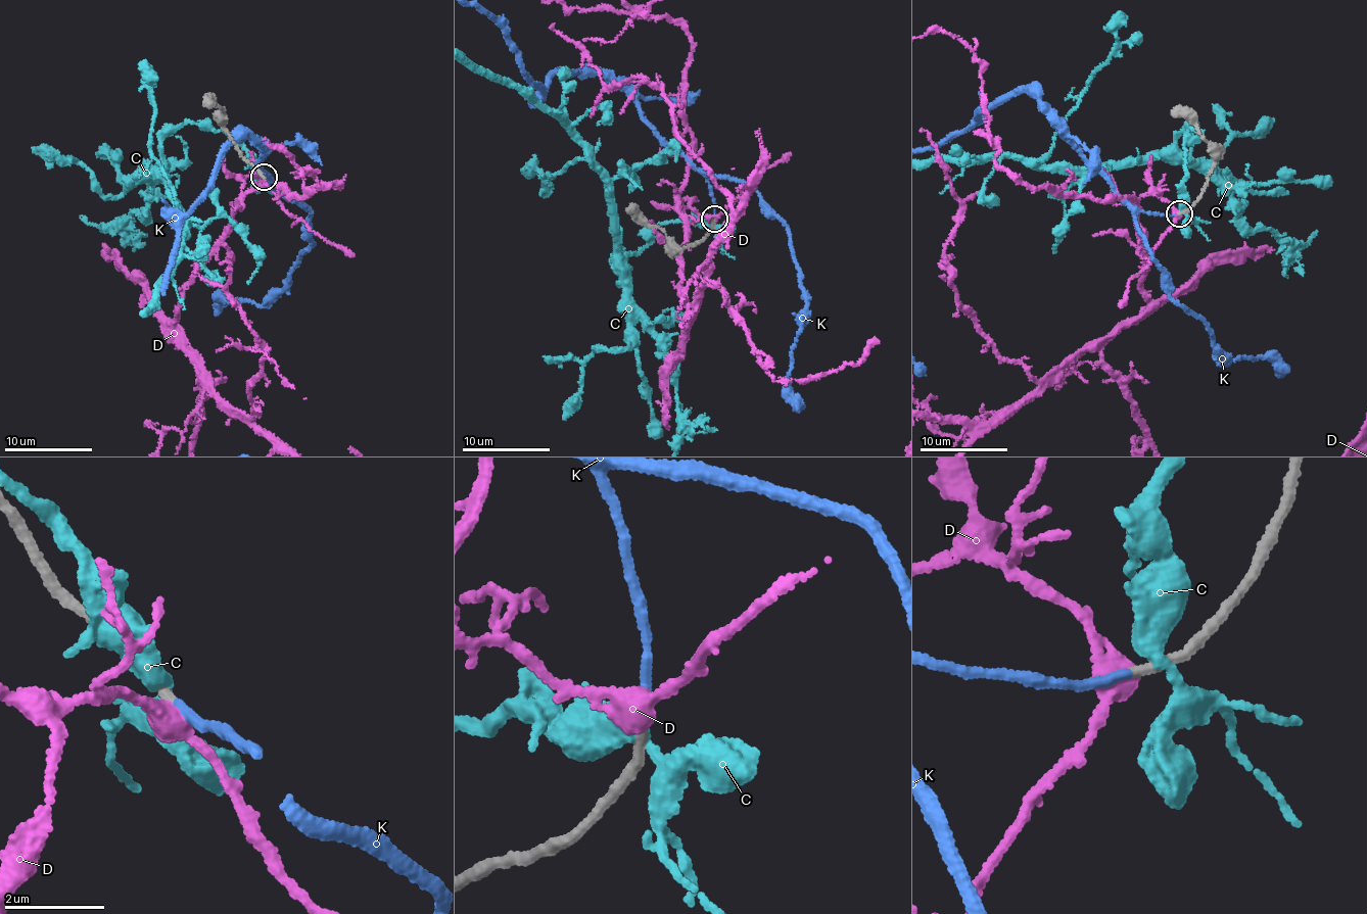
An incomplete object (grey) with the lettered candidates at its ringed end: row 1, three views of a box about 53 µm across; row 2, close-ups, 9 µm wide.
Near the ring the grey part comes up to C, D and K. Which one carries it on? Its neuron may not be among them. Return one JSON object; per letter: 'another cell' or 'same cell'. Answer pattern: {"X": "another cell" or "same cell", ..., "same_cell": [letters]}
{"C": "another cell", "D": "another cell", "K": "same cell", "same_cell": ["K"]}

